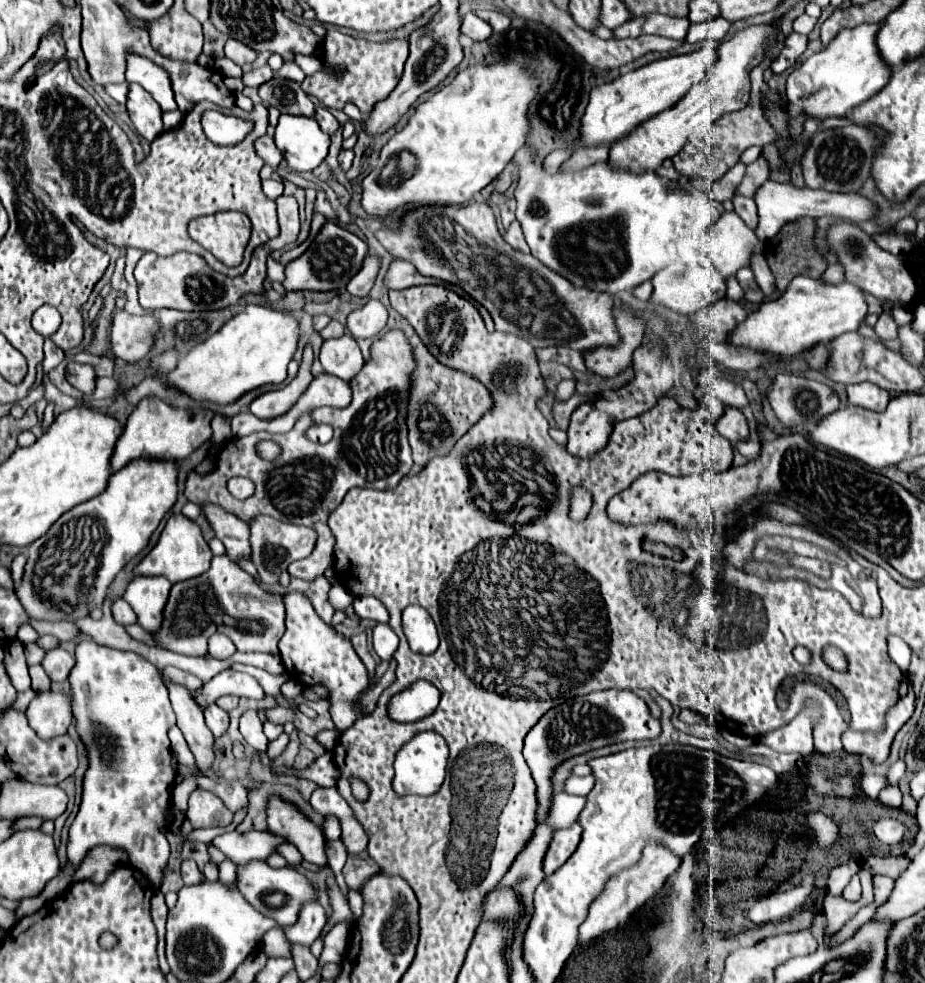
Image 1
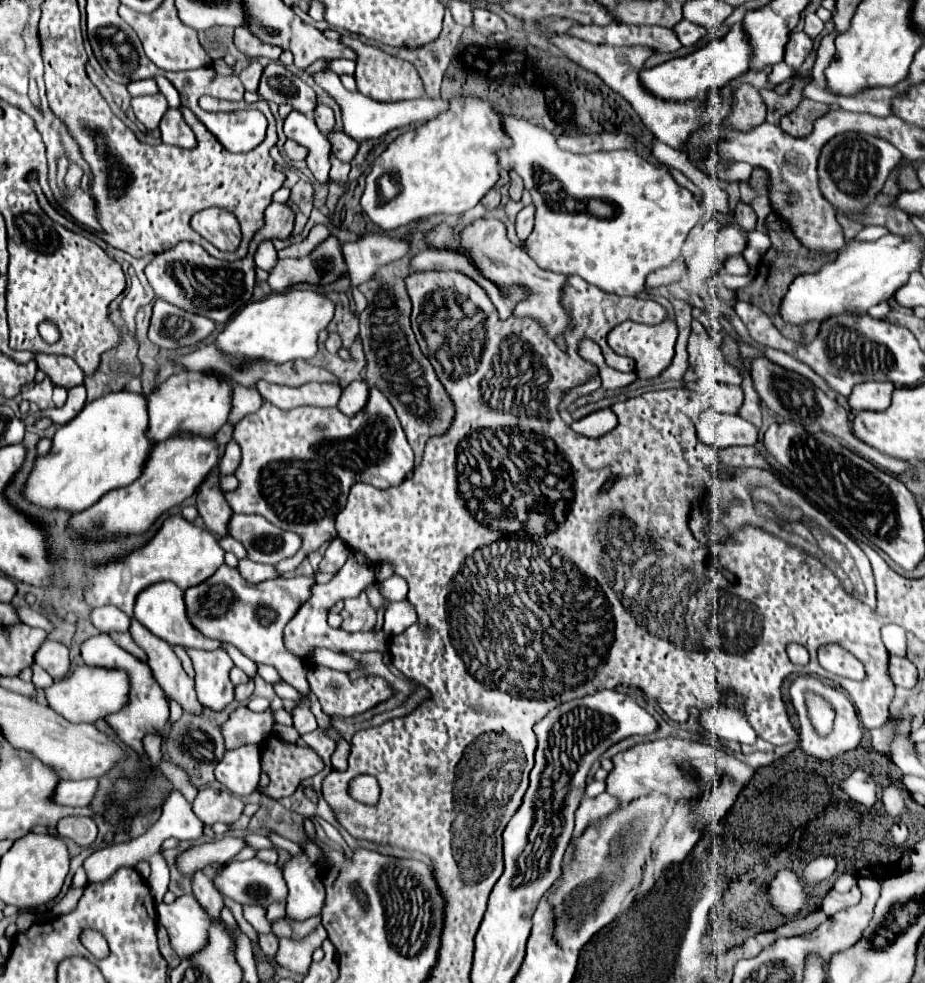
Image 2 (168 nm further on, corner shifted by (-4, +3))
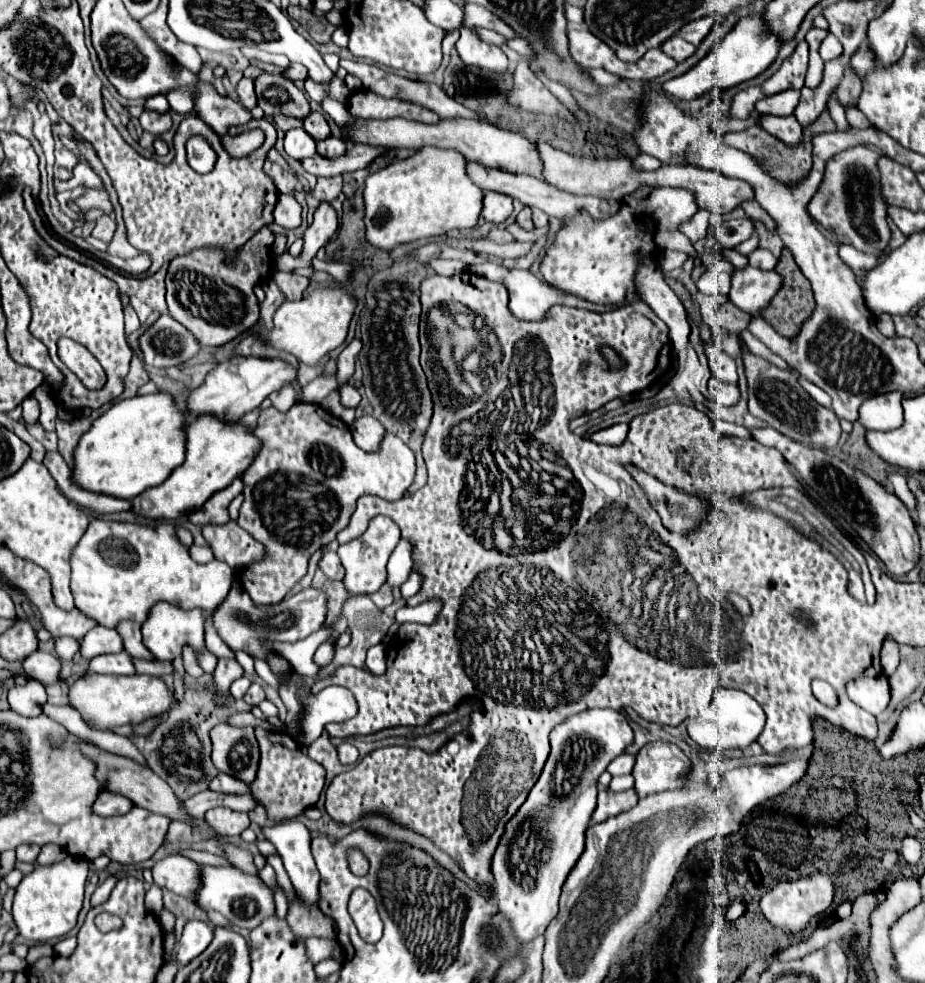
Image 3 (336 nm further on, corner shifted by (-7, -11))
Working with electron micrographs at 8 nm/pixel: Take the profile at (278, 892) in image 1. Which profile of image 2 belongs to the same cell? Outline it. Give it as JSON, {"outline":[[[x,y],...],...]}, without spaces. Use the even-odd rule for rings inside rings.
{"outline":[[[257,857],[249,859],[249,861],[229,861],[229,863],[221,865],[217,875],[213,877],[213,885],[223,897],[229,897],[241,905],[269,907],[271,903],[285,901],[285,897],[287,897],[287,885],[283,881],[281,869],[277,865],[259,861]]]}

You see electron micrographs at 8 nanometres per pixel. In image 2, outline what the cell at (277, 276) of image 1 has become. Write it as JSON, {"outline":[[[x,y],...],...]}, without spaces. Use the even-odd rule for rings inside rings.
{"outline":[[[263,241],[255,253],[255,265],[265,271],[271,271],[275,263],[277,263],[277,251],[273,247],[273,241]]]}

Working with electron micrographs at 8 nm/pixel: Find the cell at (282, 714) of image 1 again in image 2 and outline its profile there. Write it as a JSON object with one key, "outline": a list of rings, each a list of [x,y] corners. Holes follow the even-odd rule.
{"outline":[[[237,707],[225,725],[221,725],[221,733],[225,737],[225,749],[237,749],[249,743],[261,743],[273,729],[271,711],[255,713],[249,707]]]}

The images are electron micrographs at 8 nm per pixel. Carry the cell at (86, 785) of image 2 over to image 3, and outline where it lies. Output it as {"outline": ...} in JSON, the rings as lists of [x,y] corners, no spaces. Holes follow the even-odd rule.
{"outline":[[[102,791],[96,801],[92,803],[92,813],[96,815],[102,815],[102,817],[108,817],[108,815],[124,815],[128,813],[132,807],[132,801],[126,799],[126,797],[120,797],[116,793],[108,793],[108,791]]]}

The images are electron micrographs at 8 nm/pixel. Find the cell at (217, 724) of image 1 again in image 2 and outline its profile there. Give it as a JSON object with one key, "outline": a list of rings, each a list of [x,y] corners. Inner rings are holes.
{"outline":[[[187,649],[195,665],[195,693],[197,699],[213,709],[221,711],[235,699],[235,685],[229,681],[229,671],[235,667],[231,657],[223,649],[197,651]]]}

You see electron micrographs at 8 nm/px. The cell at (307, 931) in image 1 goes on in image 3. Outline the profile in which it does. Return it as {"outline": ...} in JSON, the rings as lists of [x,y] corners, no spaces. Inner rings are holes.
{"outline":[[[284,821],[274,827],[263,827],[262,833],[276,845],[302,905],[318,905],[320,875],[310,853],[310,831],[300,821]]]}

